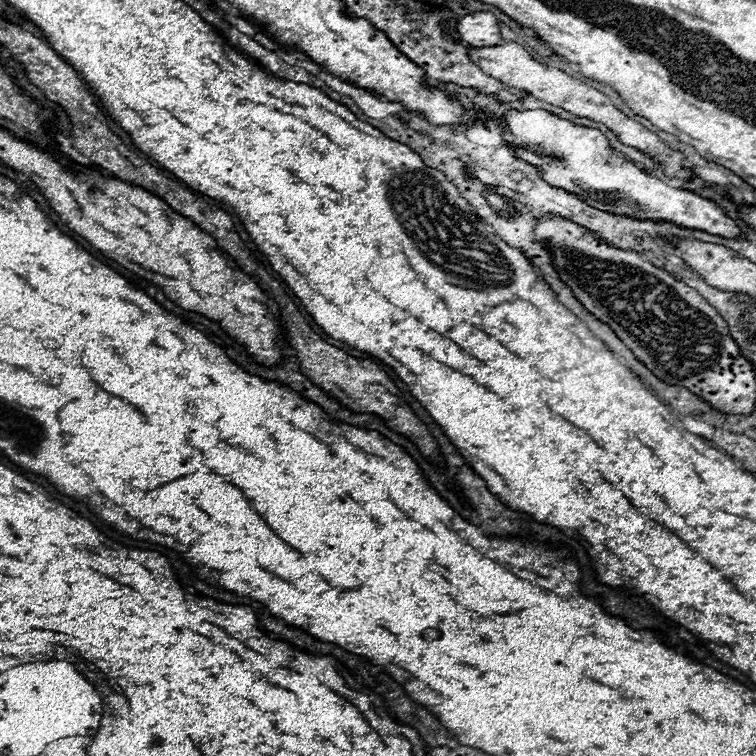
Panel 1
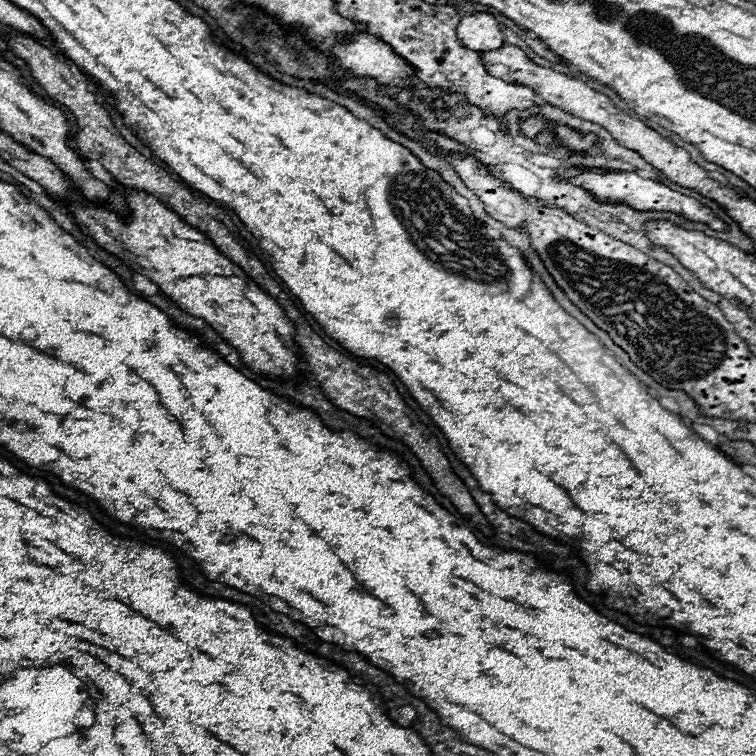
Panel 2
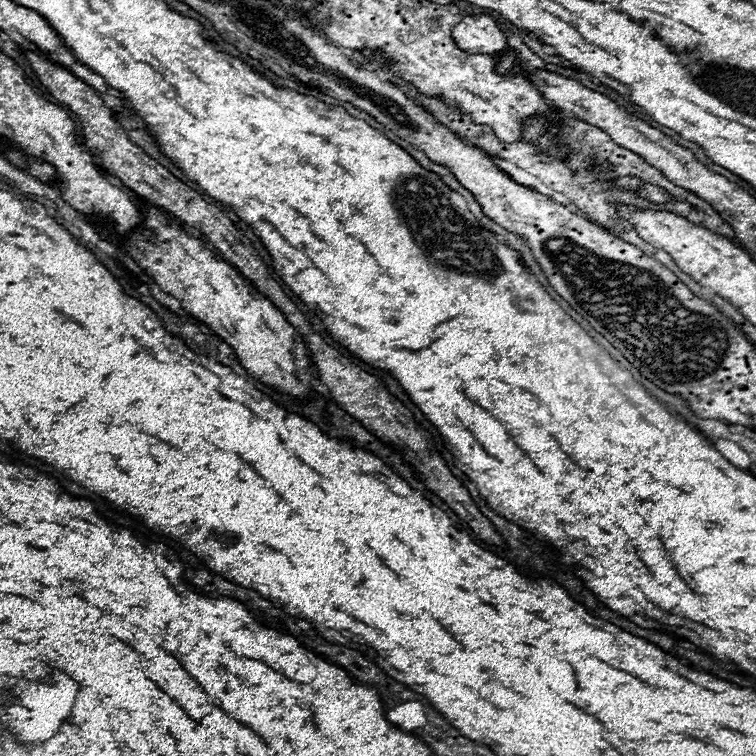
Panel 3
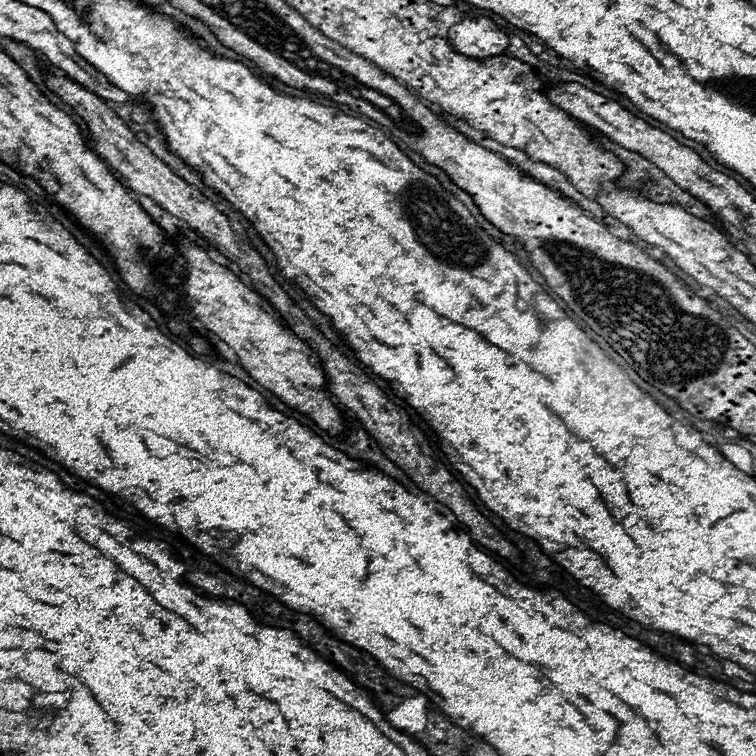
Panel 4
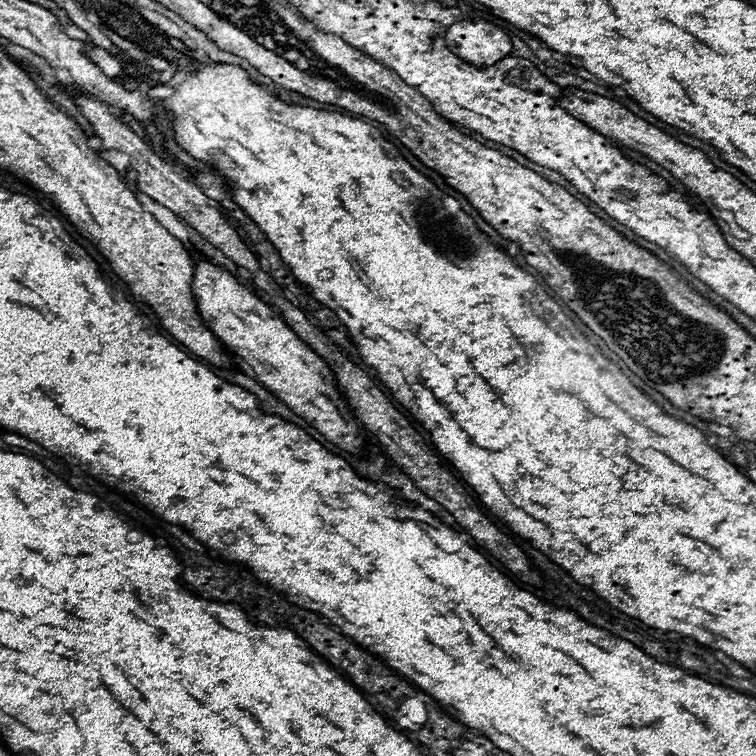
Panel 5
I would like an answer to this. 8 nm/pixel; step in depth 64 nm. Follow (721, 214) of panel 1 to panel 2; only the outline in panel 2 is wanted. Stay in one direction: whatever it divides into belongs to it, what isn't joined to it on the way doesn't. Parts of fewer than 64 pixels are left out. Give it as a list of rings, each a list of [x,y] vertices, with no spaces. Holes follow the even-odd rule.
[[[528,118],[528,120],[522,120],[522,132],[526,134],[526,138],[532,138],[536,136],[540,130],[544,130],[544,120],[542,118]],[[556,126],[556,134],[558,134],[558,138],[560,138],[568,148],[572,148],[572,150],[586,150],[586,148],[590,148],[590,146],[594,144],[594,140],[596,140],[594,134],[580,136],[578,132],[570,130],[568,126]],[[584,172],[582,176],[574,178],[572,180],[574,184],[578,186],[584,186],[588,188],[596,198],[600,200],[620,200],[620,202],[628,202],[630,206],[634,206],[636,210],[672,210],[672,212],[678,212],[678,214],[684,214],[688,220],[694,220],[694,222],[704,222],[704,224],[710,224],[714,230],[724,230],[726,224],[722,220],[718,220],[710,208],[702,206],[700,202],[696,202],[694,198],[688,198],[680,192],[674,192],[670,190],[668,186],[656,182],[656,180],[650,180],[650,178],[642,178],[638,176],[636,172],[610,172],[610,174],[598,174],[598,172]]]

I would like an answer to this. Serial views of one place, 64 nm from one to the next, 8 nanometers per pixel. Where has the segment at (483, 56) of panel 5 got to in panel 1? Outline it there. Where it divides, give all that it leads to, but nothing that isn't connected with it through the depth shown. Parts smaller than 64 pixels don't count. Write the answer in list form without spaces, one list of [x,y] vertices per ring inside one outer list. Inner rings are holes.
[[[474,12],[458,20],[458,38],[474,48],[496,46],[502,42],[498,20],[492,12]]]

